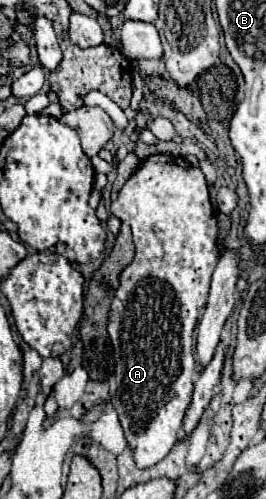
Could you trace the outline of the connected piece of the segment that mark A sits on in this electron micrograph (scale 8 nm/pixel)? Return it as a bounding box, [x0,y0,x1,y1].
[107,154,217,468]

